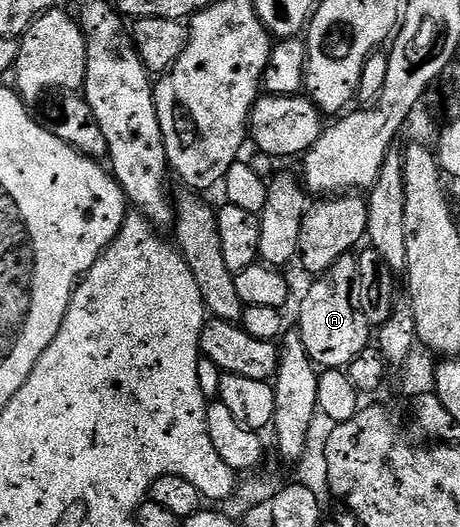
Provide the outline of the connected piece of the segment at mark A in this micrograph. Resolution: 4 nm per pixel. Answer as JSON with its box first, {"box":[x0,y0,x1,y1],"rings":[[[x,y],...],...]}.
{"box":[301,255,371,370],"rings":[[[350,255],[341,257],[325,273],[316,278],[317,281],[305,293],[301,301],[301,342],[307,351],[307,355],[313,360],[314,365],[322,370],[340,369],[344,370],[371,345],[371,326],[367,315],[361,313],[361,307],[357,299],[357,263],[358,258]]]}

